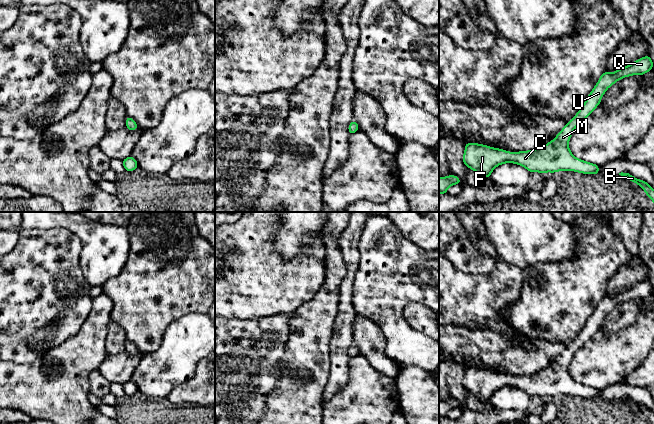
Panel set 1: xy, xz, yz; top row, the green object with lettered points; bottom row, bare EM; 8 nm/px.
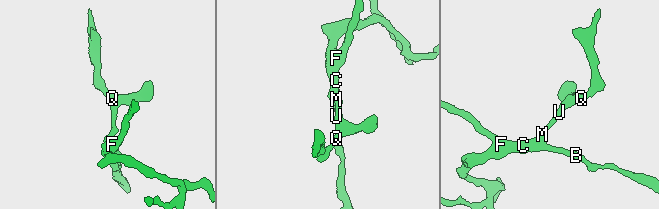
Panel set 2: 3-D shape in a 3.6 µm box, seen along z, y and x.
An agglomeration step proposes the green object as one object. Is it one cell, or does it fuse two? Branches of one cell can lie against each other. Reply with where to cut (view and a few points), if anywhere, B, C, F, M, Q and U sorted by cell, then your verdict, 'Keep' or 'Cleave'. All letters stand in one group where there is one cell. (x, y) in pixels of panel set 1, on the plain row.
No split. Groups: B C F M Q U. Keep

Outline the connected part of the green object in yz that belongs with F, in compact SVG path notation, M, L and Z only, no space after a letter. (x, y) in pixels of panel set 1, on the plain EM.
M646 279L613 297L605 295L577 338L551 366L543 370L528 375L509 376L487 369L466 366L462 385L483 402L490 401L491 396L498 389L505 387L518 388L525 391L530 397L575 395L584 398L599 398L599 389L578 383L571 377L568 367L574 353L599 330L602 320L610 310L624 301L643 299L652 293L653 285L649 279Z

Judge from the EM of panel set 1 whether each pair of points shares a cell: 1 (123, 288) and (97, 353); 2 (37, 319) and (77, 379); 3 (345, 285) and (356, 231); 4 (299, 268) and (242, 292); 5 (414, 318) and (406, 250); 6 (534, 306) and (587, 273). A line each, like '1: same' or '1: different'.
1: different
2: different
3: same
4: same
5: different
6: same

